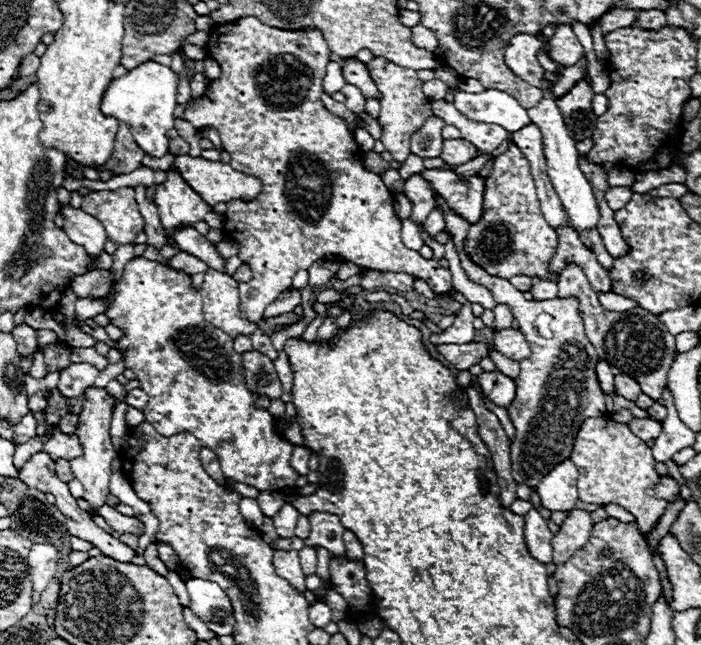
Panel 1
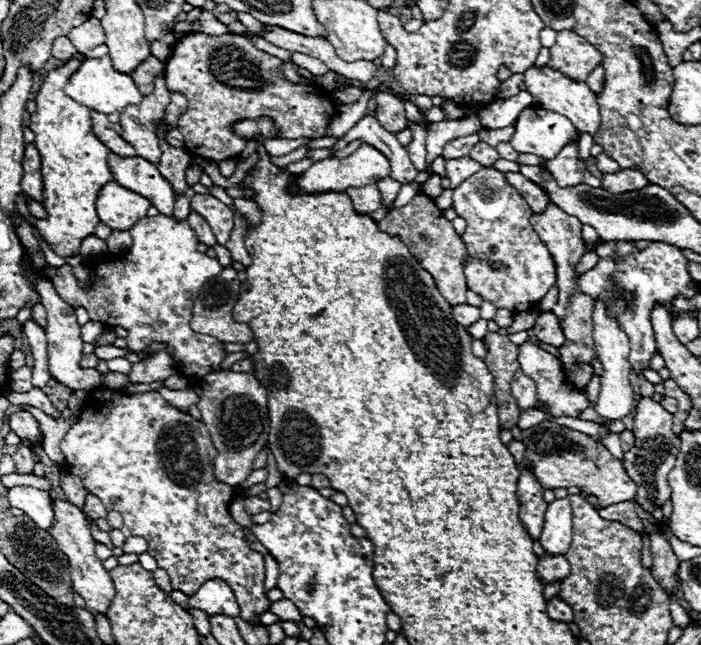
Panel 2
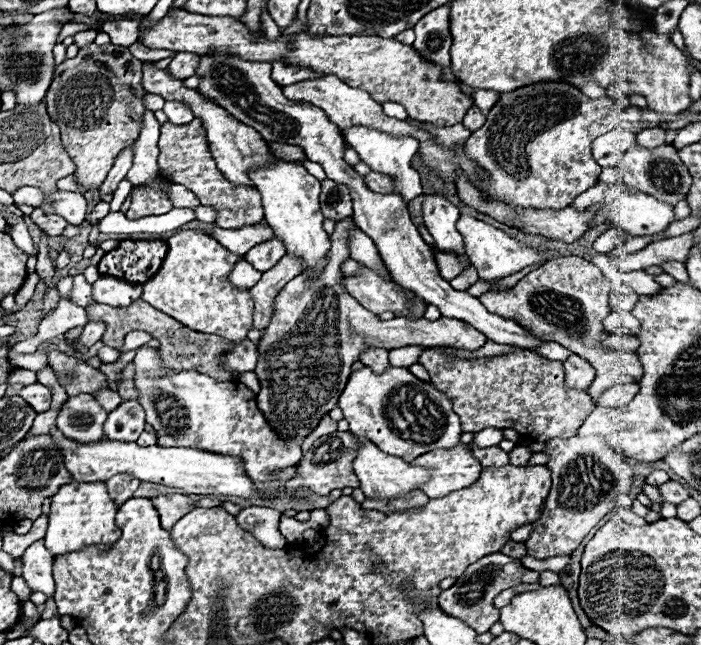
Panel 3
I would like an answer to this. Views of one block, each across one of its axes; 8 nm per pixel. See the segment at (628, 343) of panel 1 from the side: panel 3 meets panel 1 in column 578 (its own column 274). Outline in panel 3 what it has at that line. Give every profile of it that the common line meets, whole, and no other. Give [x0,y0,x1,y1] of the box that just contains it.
[250,256,302,332]

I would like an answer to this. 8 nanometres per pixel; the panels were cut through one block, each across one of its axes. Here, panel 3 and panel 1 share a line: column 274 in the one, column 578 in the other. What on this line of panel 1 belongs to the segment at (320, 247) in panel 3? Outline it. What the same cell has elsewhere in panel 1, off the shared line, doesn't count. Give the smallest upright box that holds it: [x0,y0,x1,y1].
[528,90,600,232]

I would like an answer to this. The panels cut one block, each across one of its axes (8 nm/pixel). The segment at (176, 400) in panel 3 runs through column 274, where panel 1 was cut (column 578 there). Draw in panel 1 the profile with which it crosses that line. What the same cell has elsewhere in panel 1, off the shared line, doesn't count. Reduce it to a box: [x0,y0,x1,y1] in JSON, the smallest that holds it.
[570,416,666,534]

